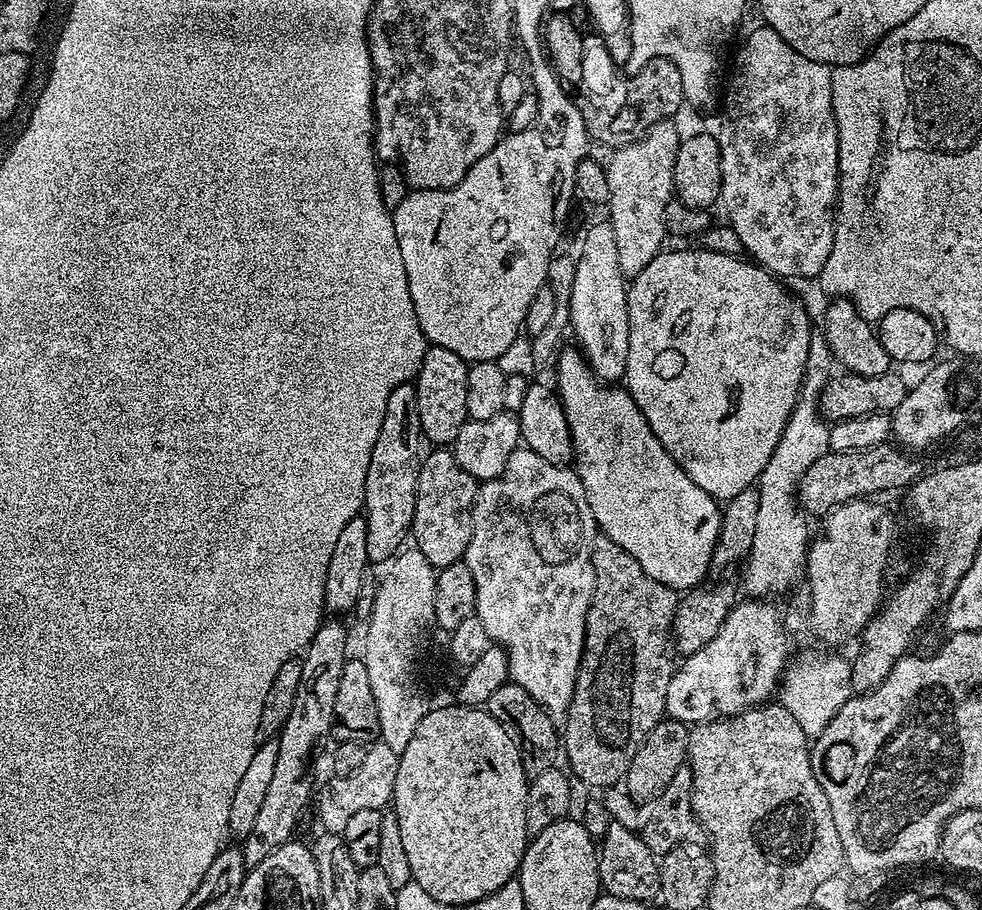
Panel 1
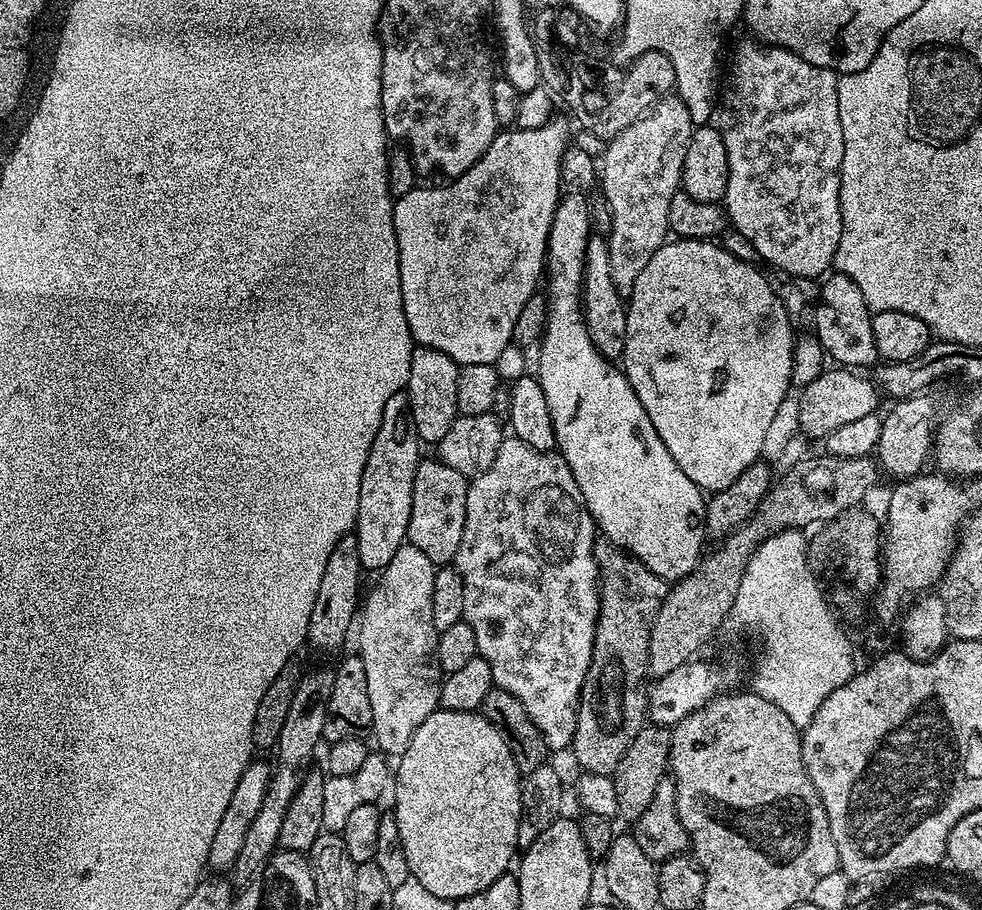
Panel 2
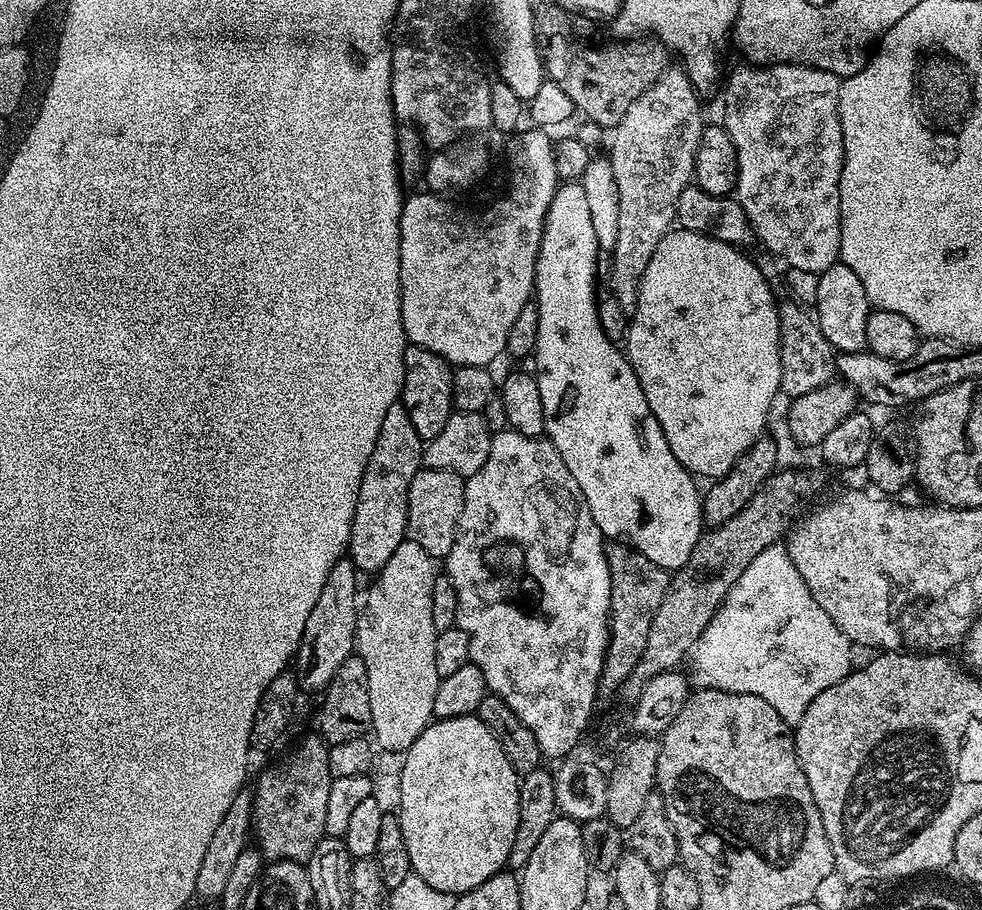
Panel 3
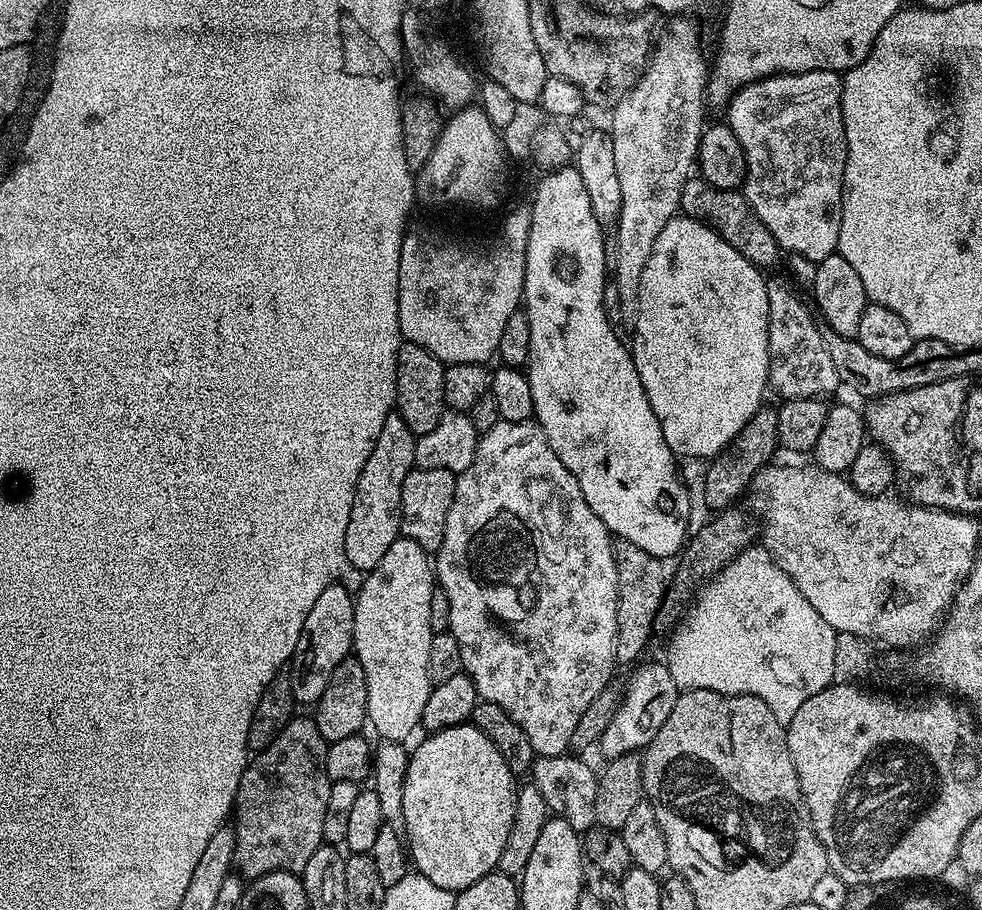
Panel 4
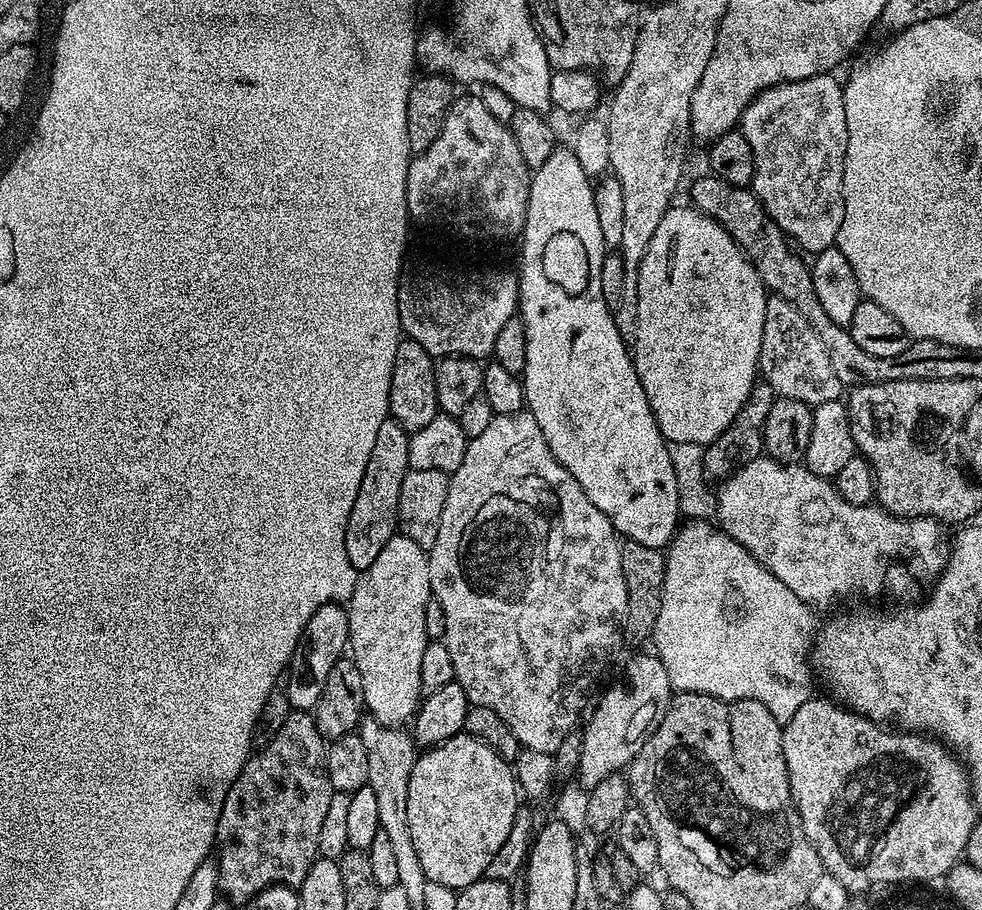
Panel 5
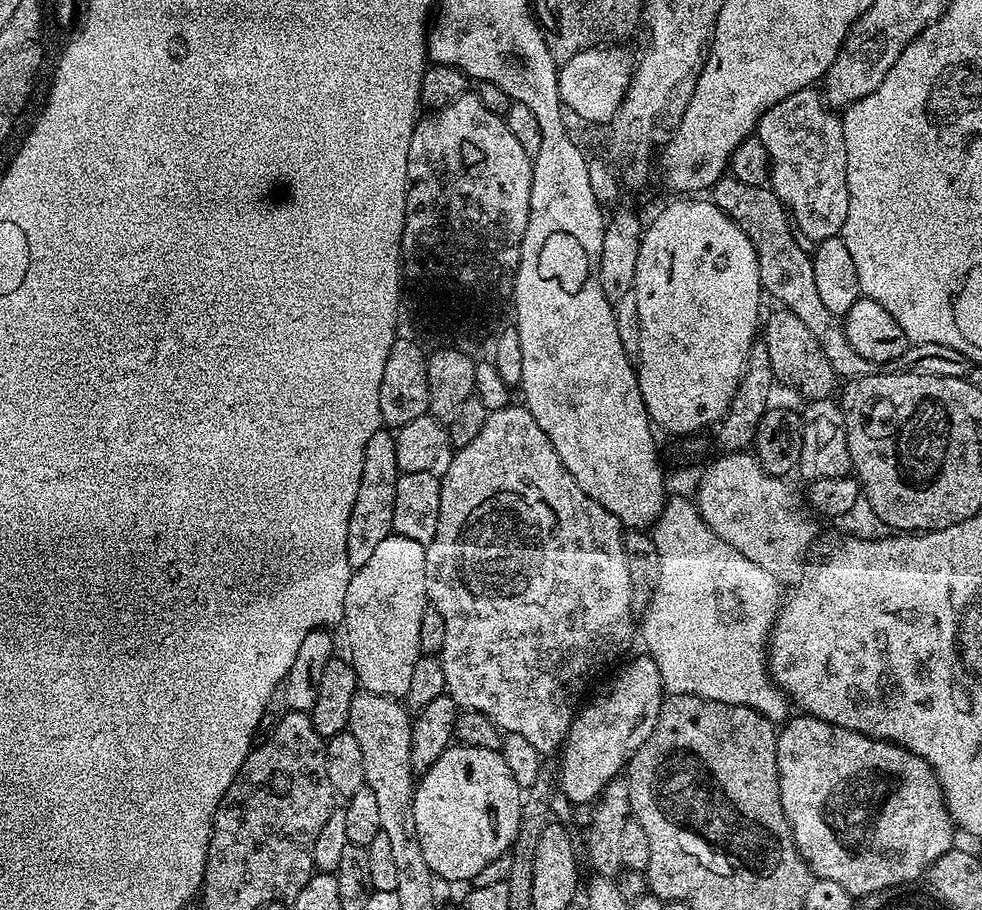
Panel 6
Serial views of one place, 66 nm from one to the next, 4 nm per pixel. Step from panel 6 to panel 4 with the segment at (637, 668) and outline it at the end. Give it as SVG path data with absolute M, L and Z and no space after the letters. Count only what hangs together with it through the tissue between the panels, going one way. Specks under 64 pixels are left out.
M667 663L643 664L629 678L628 689L626 686L620 696L620 708L599 738L598 748L605 752L605 757L625 756L628 752L639 753L647 748L654 734L662 730L662 722L666 722L670 710L674 710L678 689Z

